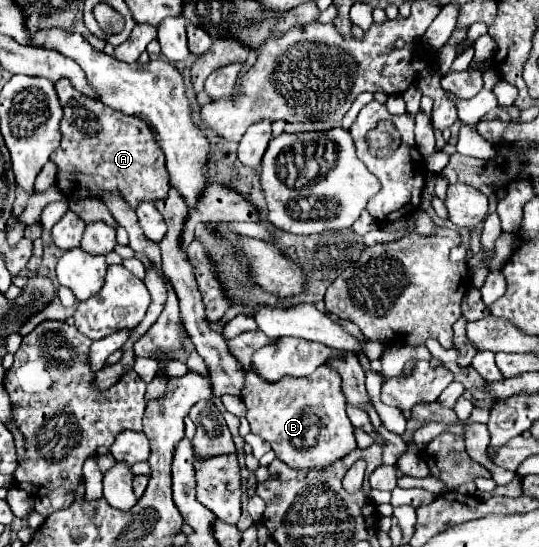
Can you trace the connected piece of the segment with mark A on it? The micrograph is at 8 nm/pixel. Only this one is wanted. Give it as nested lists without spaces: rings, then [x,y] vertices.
[[[60,79],[54,87],[64,117],[60,123],[62,143],[50,159],[58,167],[56,183],[66,199],[100,199],[104,191],[118,189],[134,209],[140,201],[158,201],[168,195],[166,161],[146,121],[118,113],[102,101],[82,95],[74,89],[70,79]]]

